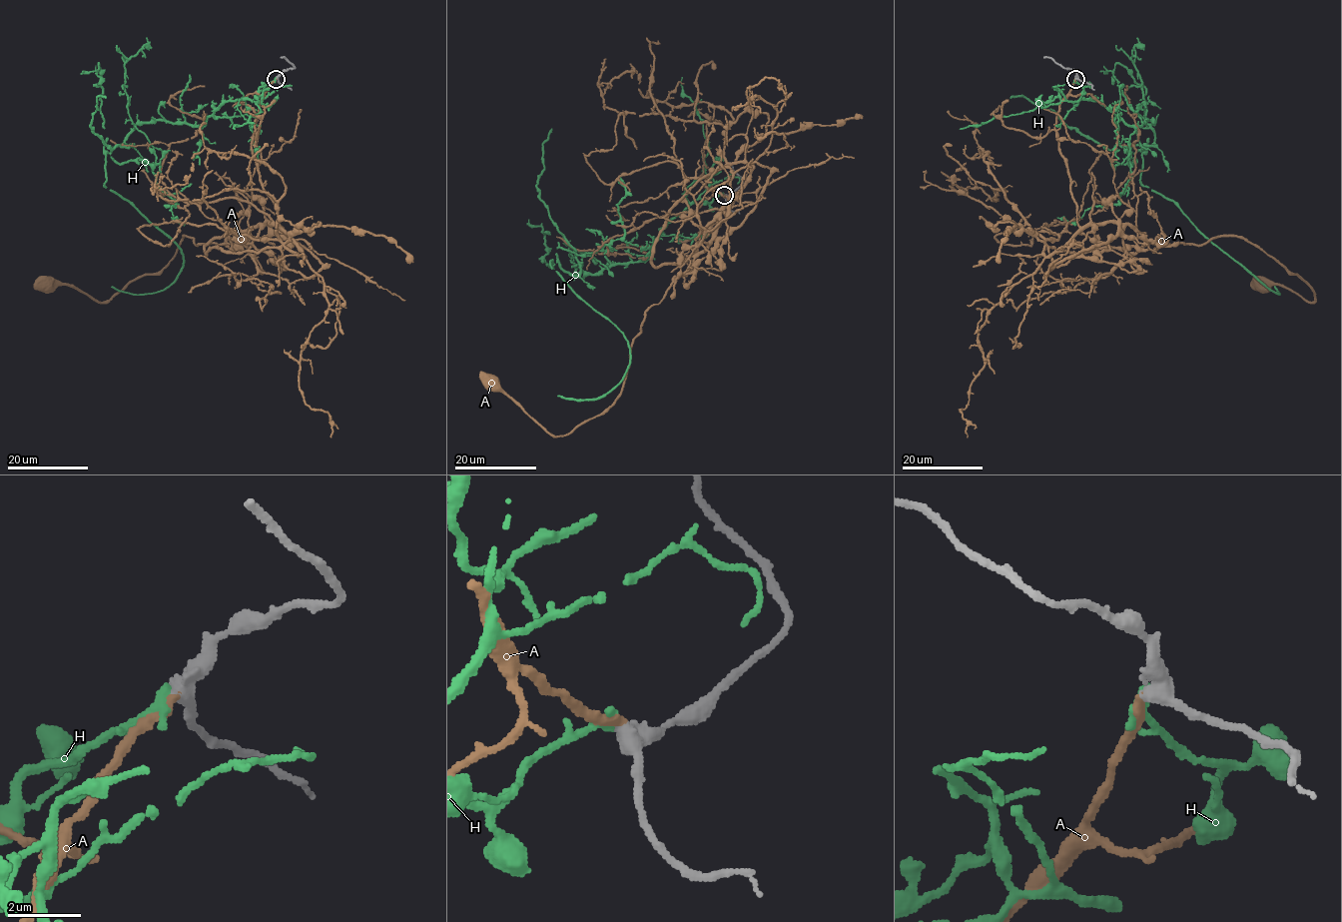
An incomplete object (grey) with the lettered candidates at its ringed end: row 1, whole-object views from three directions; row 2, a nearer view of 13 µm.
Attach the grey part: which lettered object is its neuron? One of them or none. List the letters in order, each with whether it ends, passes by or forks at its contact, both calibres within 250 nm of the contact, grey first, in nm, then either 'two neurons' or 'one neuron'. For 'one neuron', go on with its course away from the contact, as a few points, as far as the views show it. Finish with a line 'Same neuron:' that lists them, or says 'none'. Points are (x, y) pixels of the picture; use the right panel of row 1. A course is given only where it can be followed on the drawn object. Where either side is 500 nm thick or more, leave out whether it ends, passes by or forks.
A: it ends | 400/280 nm | one neuron | via (1075, 79), (1054, 126), (1077, 223), (1127, 223), (1150, 243), (1242, 236), (1315, 300), (1261, 285)
H: it ends | 400/320 nm | two neurons
Same neuron: A

